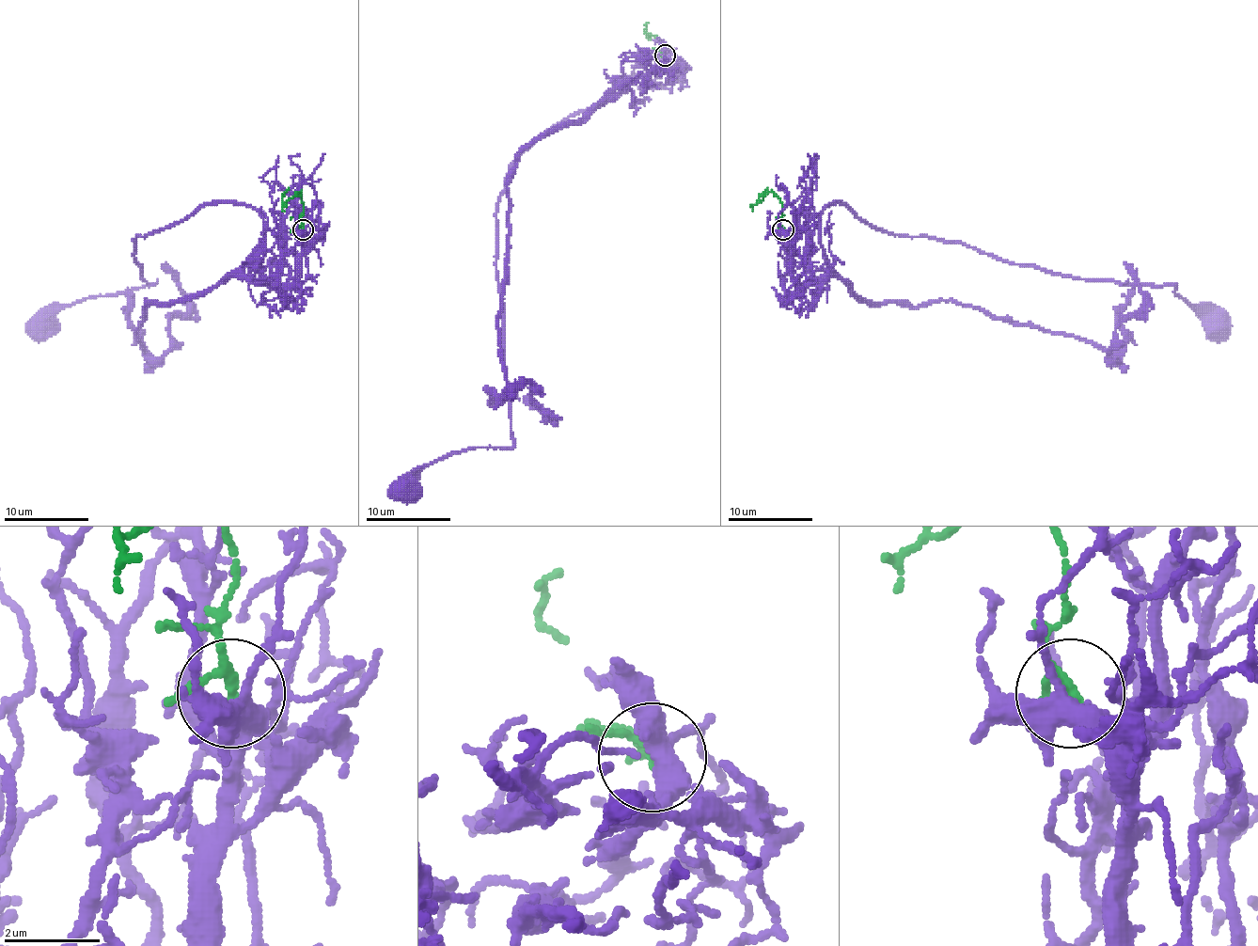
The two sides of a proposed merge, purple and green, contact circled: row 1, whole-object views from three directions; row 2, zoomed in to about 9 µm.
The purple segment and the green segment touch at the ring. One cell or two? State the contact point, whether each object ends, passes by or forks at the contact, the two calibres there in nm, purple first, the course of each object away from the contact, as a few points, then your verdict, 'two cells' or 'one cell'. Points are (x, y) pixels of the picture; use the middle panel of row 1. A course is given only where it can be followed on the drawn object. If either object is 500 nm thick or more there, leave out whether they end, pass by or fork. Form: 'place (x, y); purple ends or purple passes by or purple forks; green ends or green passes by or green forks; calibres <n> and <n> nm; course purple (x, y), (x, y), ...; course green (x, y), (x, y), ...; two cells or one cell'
place (665, 55); purple forks; green passes by; calibres 400 and 170 nm; course purple (666, 55), (511, 166), (495, 275), (512, 445), (451, 451), (406, 489); course green (666, 55), (663, 46), (644, 31), (651, 39); one cell

